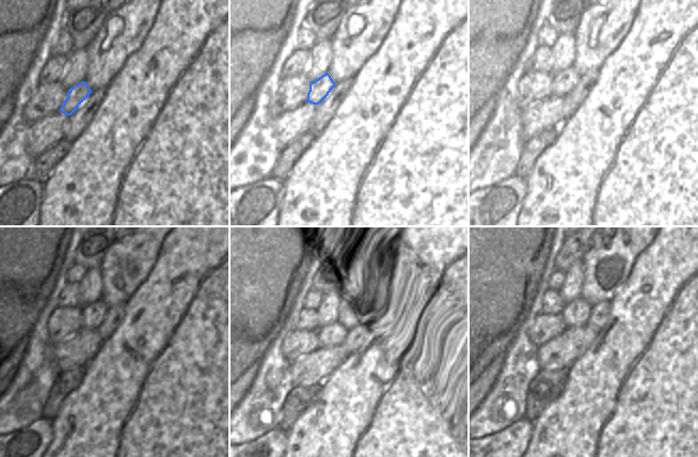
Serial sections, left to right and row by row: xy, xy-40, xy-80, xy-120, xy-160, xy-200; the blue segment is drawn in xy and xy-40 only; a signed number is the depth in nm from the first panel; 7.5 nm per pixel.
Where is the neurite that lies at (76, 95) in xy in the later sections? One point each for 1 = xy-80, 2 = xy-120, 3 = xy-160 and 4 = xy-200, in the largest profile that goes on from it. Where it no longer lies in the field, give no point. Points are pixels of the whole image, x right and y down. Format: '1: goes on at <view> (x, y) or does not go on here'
1: goes on at xy-80 (564, 82)
2: goes on at xy-120 (92, 315)
3: goes on at xy-160 (336, 313)
4: goes on at xy-200 (575, 313)

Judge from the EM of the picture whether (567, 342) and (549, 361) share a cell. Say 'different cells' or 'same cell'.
same cell

